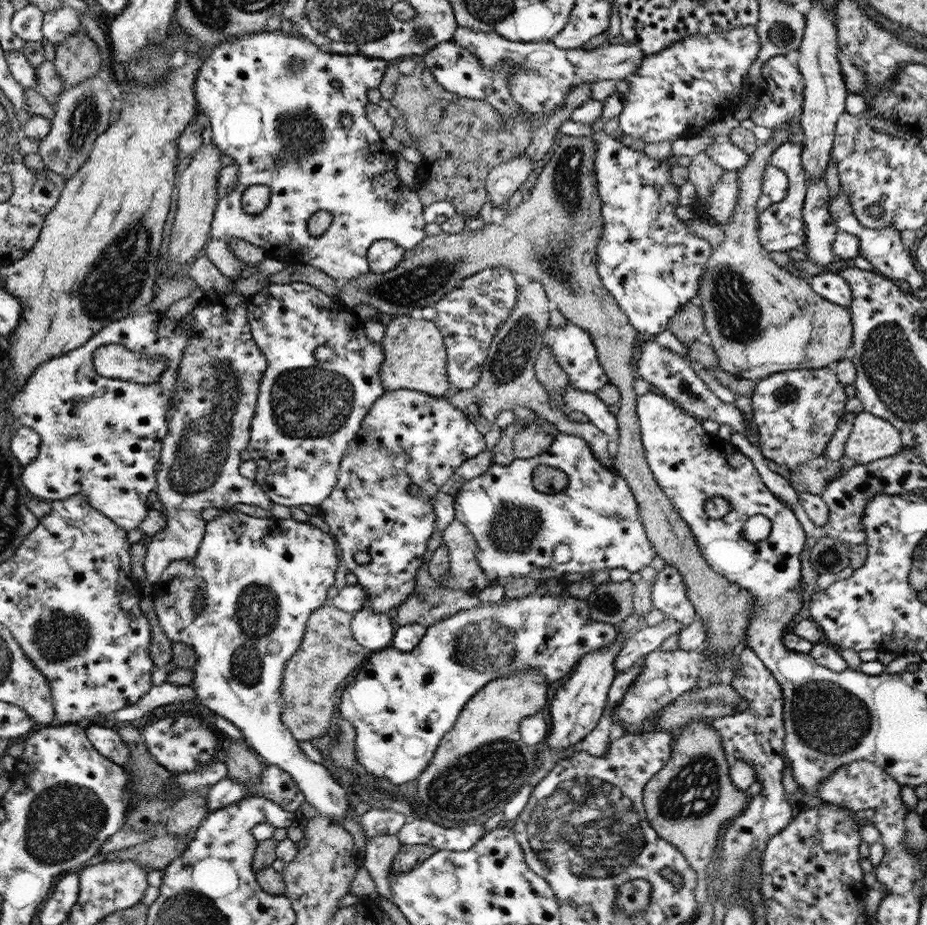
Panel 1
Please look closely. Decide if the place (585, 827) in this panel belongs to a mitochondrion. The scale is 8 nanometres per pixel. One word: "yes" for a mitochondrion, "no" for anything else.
yes

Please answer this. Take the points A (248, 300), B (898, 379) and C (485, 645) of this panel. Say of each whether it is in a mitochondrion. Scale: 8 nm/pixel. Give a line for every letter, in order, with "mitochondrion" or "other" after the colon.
A: other
B: mitochondrion
C: mitochondrion

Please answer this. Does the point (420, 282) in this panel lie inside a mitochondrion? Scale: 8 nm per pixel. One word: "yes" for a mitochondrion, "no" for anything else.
yes

